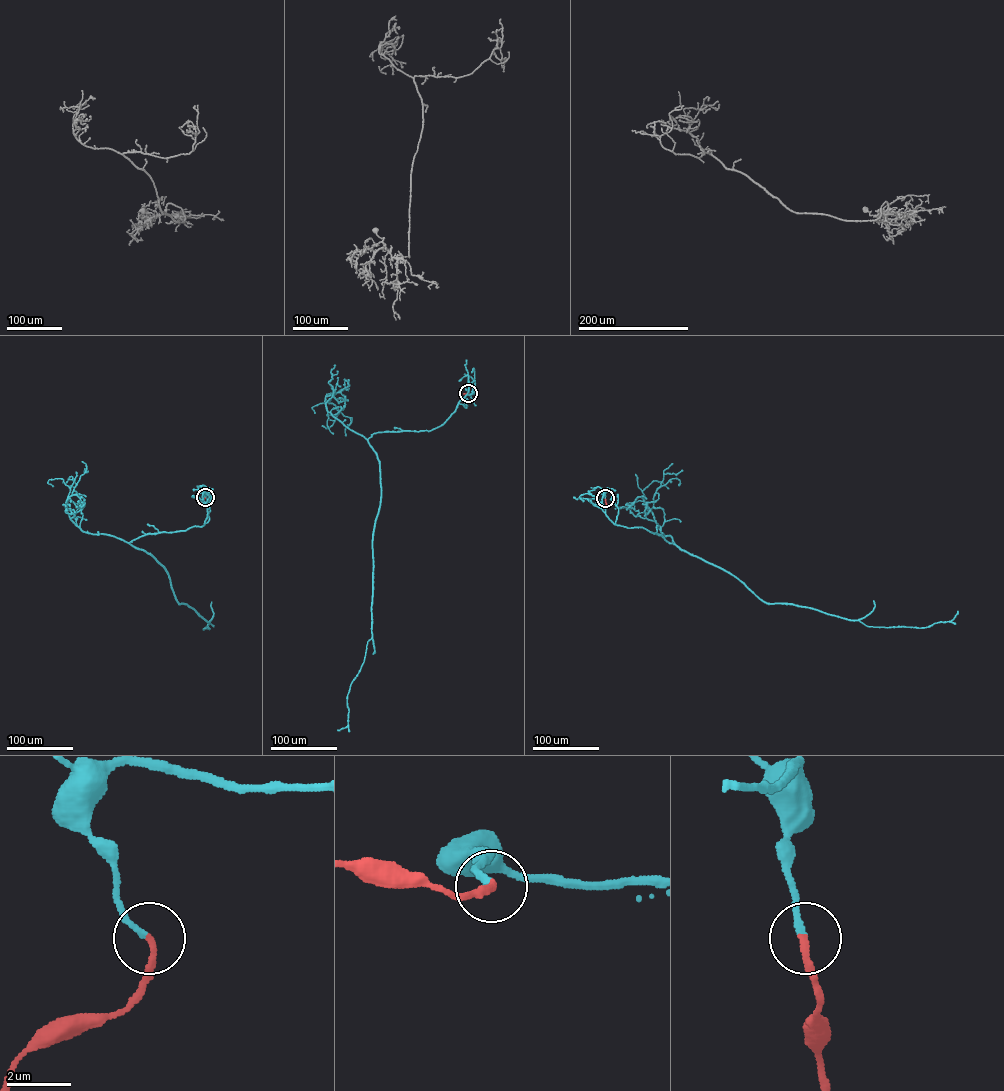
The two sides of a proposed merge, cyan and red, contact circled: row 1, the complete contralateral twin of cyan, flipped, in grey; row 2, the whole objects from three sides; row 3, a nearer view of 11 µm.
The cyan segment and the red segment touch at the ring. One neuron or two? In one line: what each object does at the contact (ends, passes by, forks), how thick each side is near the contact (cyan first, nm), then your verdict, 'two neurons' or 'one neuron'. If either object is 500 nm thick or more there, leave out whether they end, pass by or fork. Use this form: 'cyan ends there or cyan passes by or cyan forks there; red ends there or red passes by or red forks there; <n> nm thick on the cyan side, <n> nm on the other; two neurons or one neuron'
cyan ends there; red ends there; 190 nm thick on the cyan side, 200 nm on the other; one neuron

